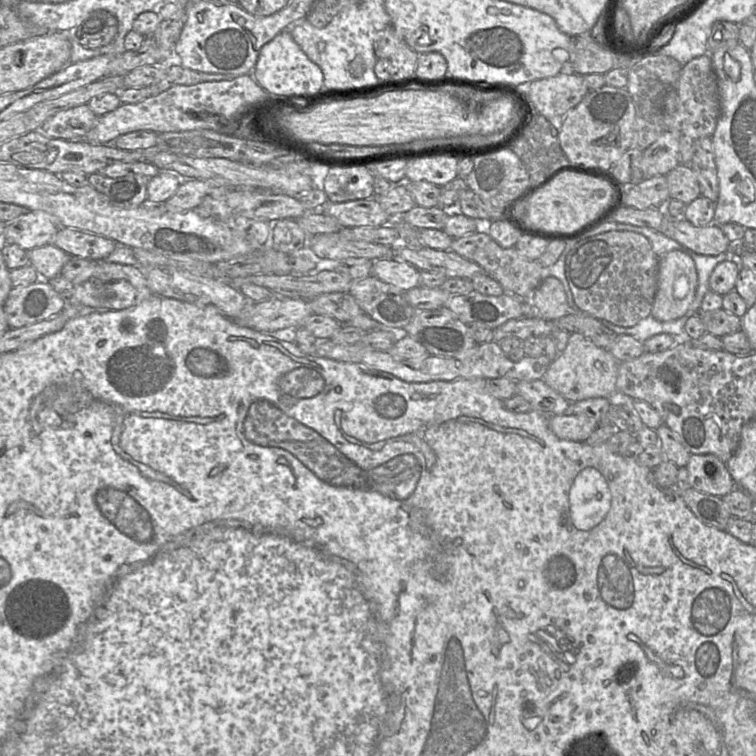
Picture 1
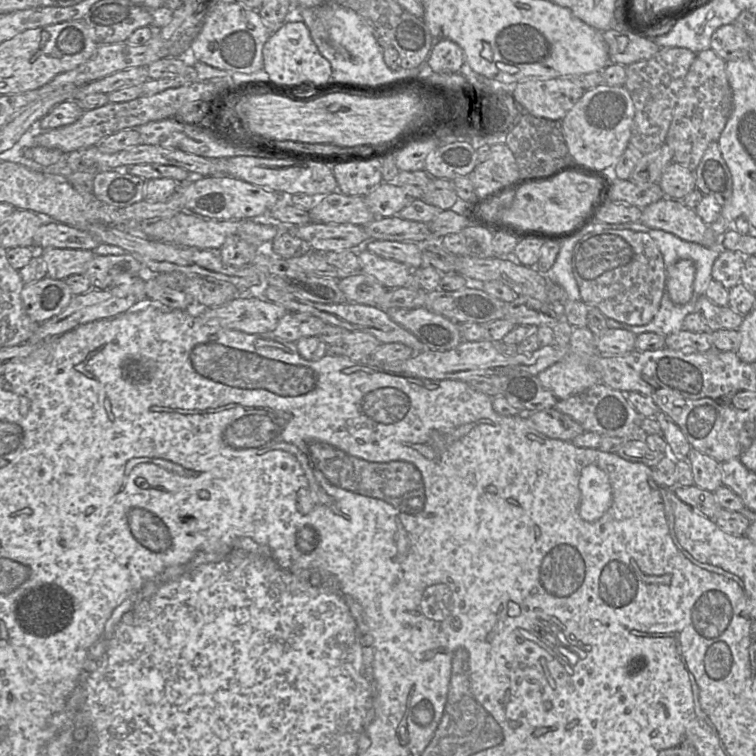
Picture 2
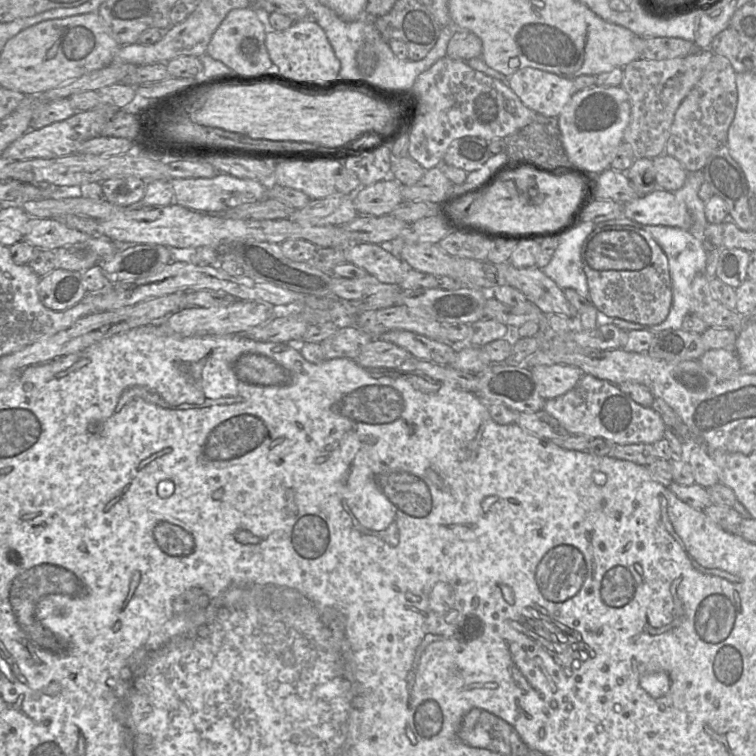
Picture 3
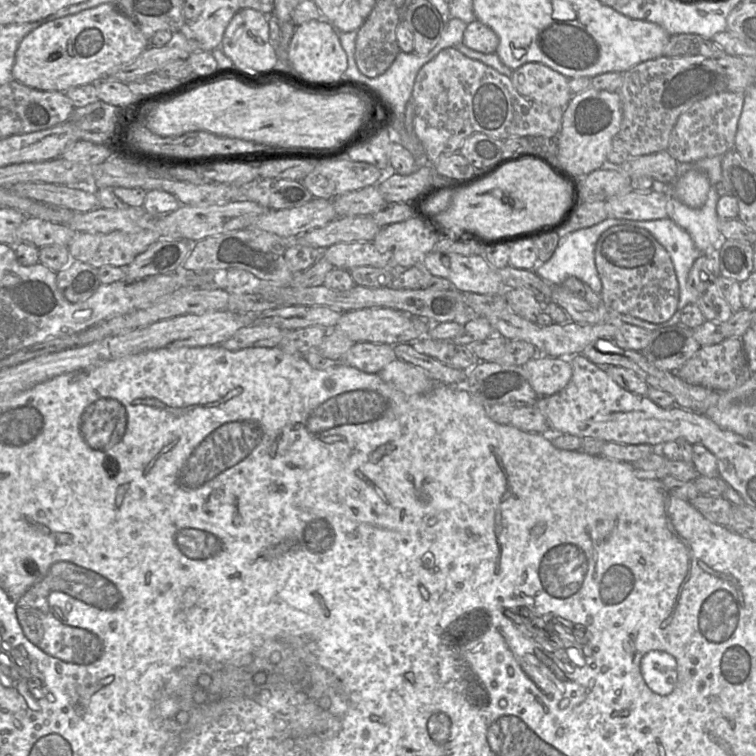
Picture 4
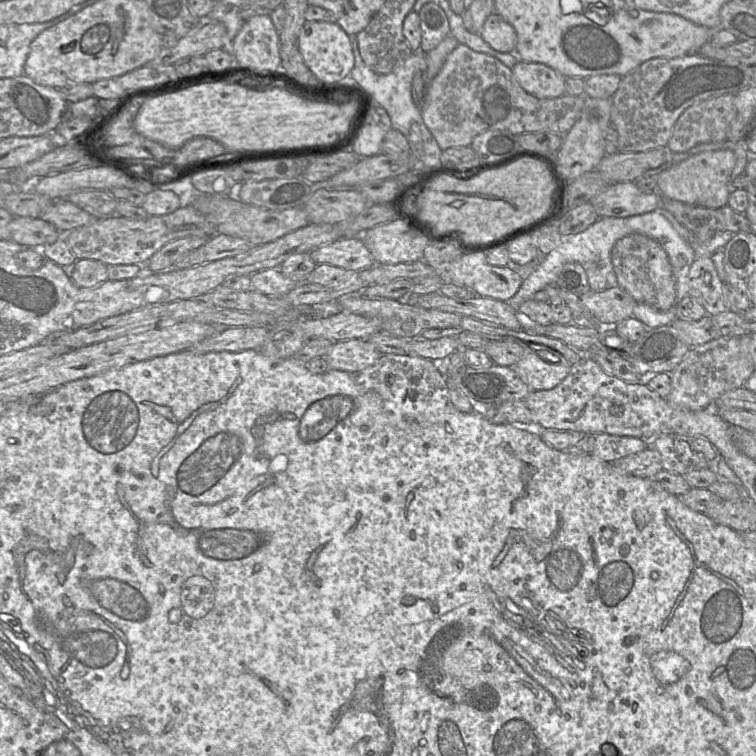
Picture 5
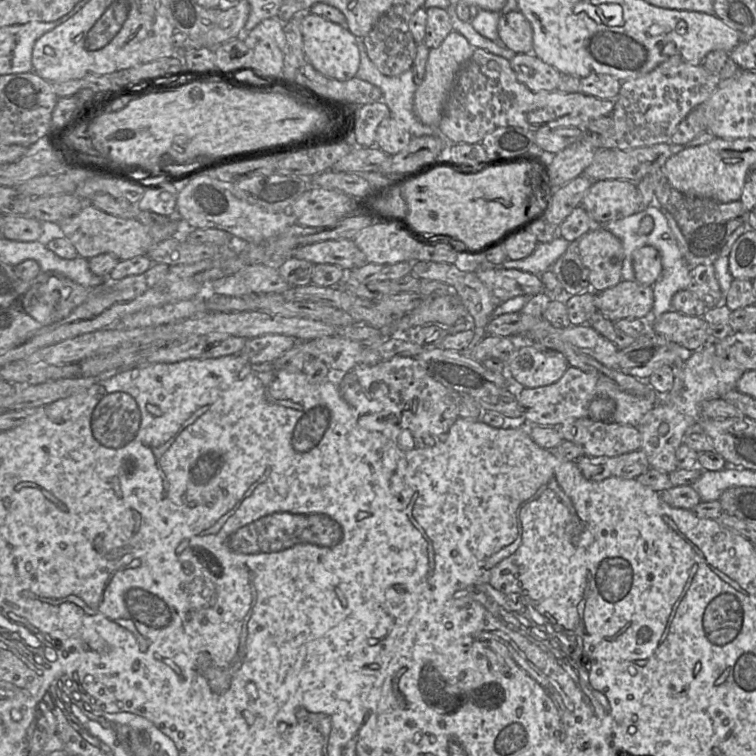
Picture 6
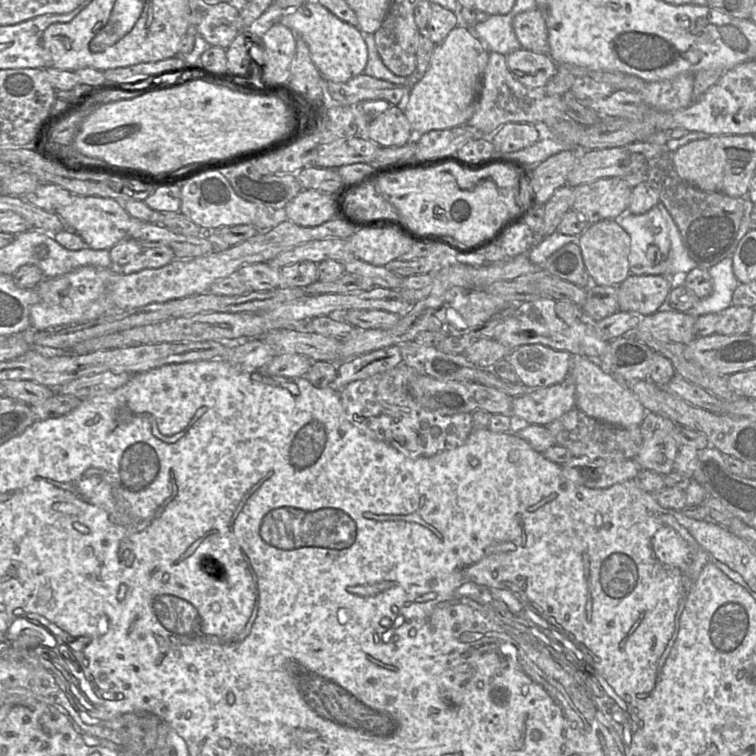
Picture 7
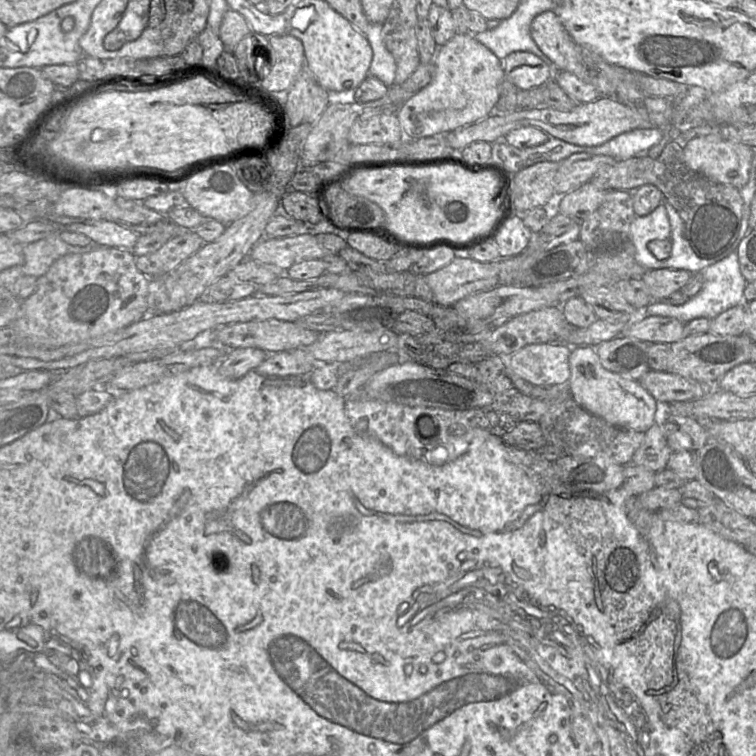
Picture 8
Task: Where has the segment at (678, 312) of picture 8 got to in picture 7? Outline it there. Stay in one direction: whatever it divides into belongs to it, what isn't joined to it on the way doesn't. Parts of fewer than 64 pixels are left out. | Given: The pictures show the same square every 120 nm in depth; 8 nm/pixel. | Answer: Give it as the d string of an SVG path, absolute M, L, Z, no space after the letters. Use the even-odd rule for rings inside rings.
M732 257L724 258L708 269L713 282L713 292L688 310L687 314L698 318L706 314L721 314L732 305L732 296L739 282L733 273Z

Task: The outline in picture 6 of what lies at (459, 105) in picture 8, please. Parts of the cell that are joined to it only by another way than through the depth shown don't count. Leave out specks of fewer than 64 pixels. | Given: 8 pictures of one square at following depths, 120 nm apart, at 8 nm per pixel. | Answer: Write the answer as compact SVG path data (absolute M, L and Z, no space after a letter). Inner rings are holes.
M454 30L437 48L430 49L425 76L416 88L413 102L414 112L423 124L438 126L455 77L460 68L471 58L474 49L462 34Z

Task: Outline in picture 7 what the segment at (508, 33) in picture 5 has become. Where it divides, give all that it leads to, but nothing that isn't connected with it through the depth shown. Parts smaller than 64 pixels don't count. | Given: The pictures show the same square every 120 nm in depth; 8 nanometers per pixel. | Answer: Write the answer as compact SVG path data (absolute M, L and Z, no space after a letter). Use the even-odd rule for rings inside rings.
M539 9L518 13L513 18L512 26L521 48L549 54L547 25Z

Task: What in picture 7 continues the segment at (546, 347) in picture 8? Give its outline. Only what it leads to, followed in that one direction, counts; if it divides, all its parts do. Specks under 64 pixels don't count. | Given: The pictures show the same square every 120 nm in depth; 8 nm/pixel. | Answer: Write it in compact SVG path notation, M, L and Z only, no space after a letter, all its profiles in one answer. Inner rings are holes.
M528 344L512 349L507 357L518 382L531 388L543 388L562 382L572 368L572 355L543 344Z

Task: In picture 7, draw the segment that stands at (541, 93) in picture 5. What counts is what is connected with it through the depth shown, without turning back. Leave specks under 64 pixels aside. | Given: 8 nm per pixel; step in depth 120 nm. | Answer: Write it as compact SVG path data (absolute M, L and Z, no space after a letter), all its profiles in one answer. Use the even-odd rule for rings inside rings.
M524 48L509 53L506 64L512 75L528 88L543 88L558 71L549 54Z

